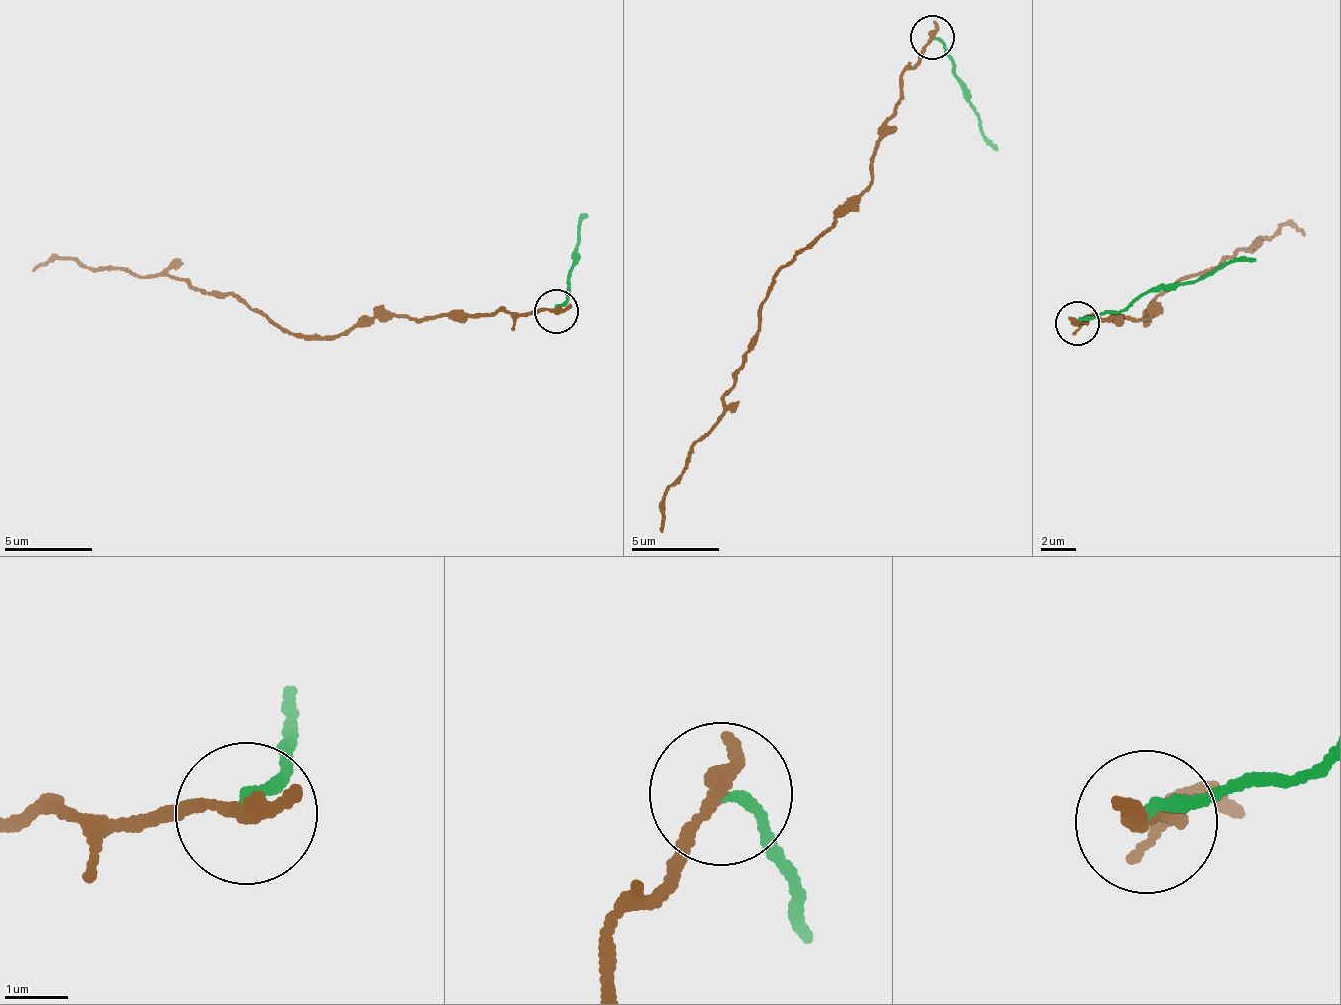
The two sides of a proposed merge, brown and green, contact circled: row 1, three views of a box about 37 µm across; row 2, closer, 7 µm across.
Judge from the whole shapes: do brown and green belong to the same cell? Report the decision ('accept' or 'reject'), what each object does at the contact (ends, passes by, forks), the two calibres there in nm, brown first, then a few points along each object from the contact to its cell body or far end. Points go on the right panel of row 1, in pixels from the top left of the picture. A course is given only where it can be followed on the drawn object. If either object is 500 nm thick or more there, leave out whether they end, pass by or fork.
reject; brown ends there; green ends there; 320 nm thick on the brown side, 140 nm on the other; brown runs (1079, 322), (1145, 317), (1143, 309), (1149, 322), (1159, 293), (1253, 251), (1281, 227), (1298, 224), (1305, 234); green runs (1079, 322), (1254, 257)

